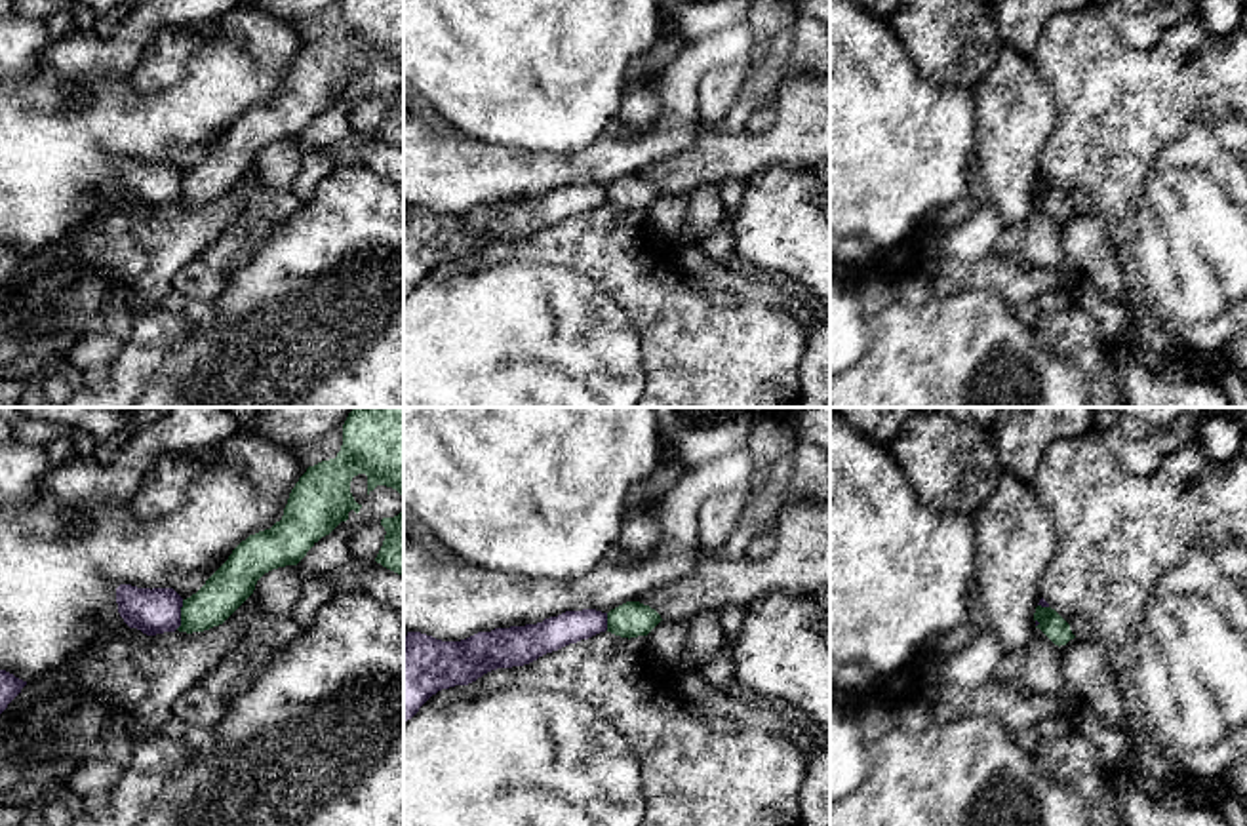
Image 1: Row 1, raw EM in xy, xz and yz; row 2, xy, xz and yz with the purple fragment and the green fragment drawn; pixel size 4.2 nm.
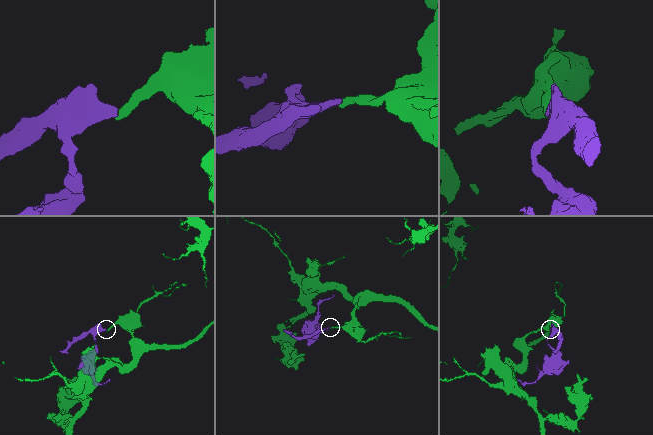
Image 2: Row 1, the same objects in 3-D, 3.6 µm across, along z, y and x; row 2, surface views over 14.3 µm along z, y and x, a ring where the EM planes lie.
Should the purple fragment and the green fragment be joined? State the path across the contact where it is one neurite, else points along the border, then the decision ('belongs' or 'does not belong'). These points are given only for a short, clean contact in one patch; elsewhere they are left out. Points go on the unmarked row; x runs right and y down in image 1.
border xy (183, 174), (176, 202); does not belong

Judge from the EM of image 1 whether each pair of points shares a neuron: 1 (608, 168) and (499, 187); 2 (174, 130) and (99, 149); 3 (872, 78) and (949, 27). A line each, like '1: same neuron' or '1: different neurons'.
1: same neuron
2: same neuron
3: different neurons

